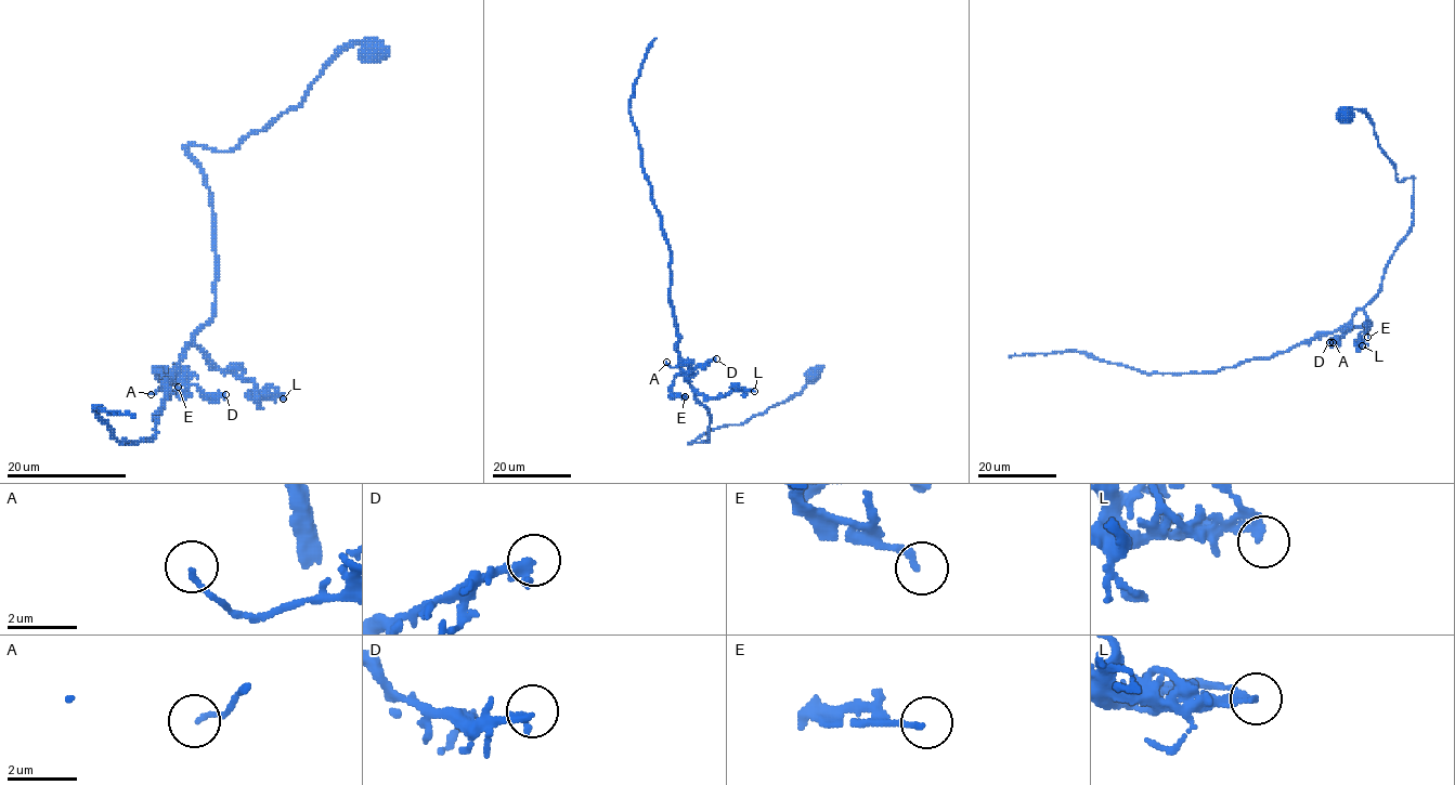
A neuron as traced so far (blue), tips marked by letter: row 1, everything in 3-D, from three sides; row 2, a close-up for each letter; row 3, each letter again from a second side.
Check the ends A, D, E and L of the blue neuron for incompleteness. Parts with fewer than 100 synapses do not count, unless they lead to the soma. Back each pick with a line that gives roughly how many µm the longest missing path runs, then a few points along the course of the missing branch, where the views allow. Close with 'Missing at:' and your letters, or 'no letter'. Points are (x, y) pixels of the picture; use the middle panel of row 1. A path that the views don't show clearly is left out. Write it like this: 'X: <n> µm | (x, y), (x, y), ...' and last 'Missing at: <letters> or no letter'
Missing at: no letter

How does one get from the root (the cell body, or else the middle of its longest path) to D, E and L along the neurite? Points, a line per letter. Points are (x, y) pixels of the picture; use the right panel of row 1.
D: (1346, 117), (1361, 109), (1397, 179), (1413, 180), (1413, 225), (1387, 265), (1380, 291), (1329, 342)
E: (1346, 117), (1361, 109), (1397, 179), (1413, 180), (1412, 229), (1380, 291), (1342, 327), (1362, 326), (1367, 337)
L: (1346, 117), (1361, 109), (1397, 179), (1413, 180), (1413, 225), (1363, 309), (1369, 326), (1359, 335), (1362, 345)

